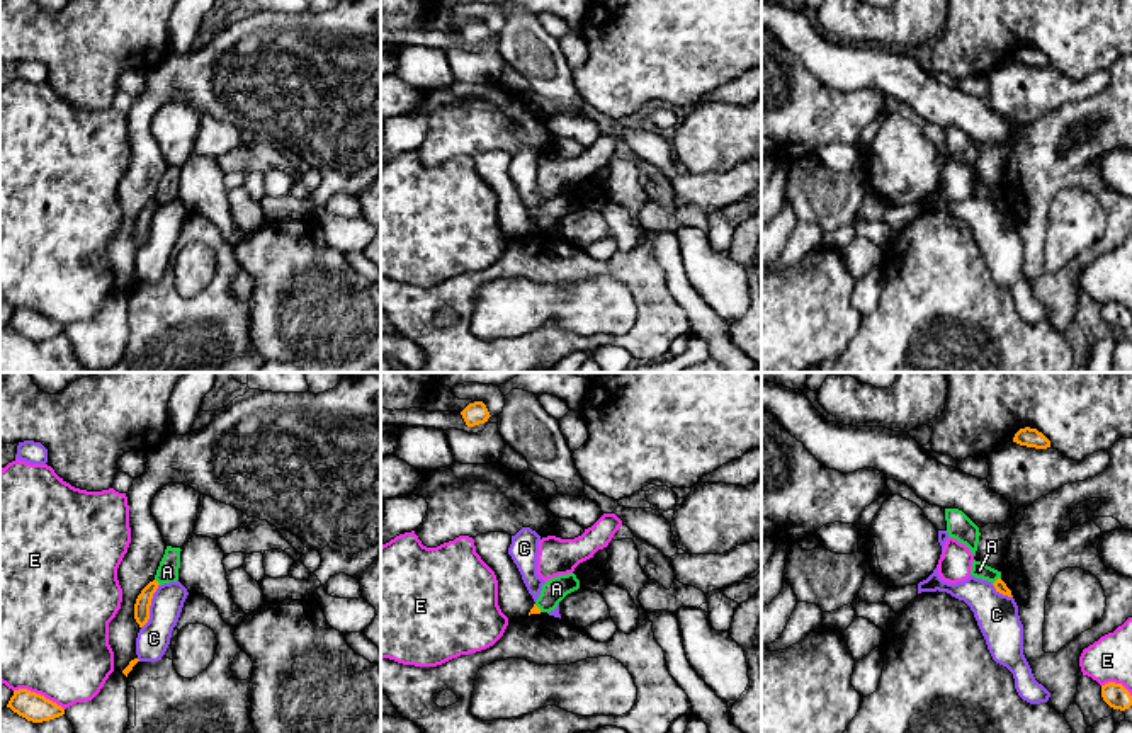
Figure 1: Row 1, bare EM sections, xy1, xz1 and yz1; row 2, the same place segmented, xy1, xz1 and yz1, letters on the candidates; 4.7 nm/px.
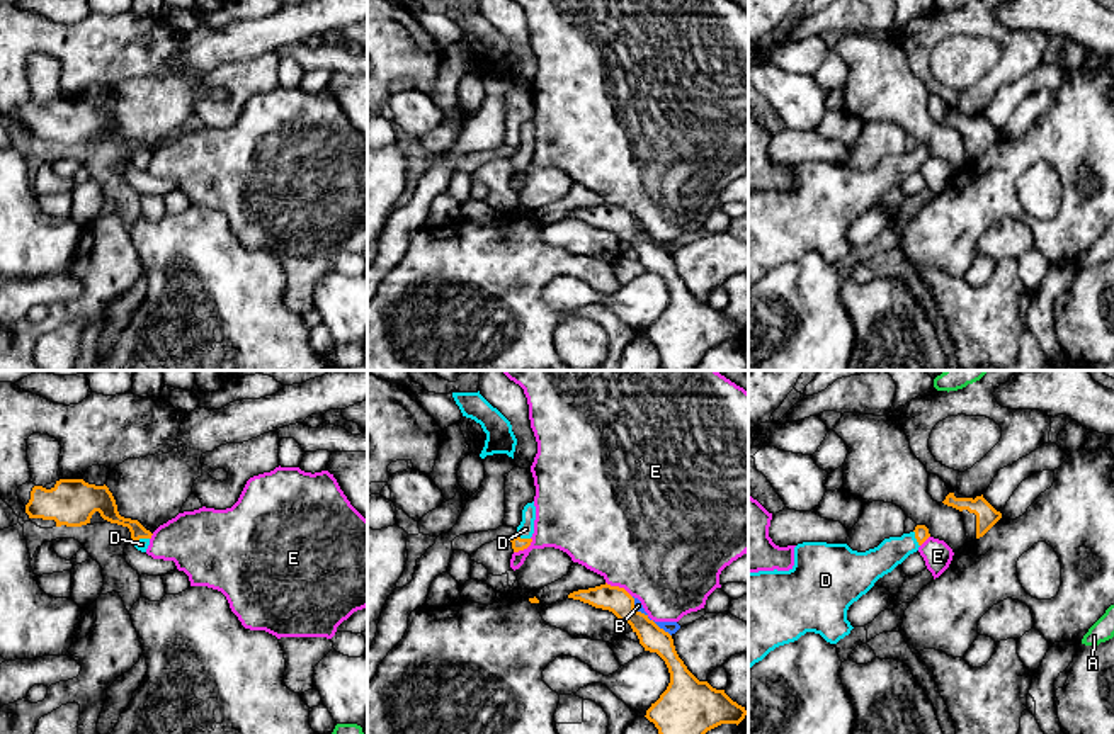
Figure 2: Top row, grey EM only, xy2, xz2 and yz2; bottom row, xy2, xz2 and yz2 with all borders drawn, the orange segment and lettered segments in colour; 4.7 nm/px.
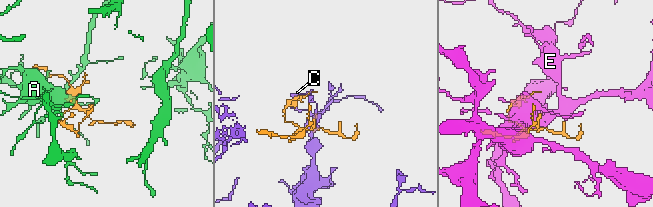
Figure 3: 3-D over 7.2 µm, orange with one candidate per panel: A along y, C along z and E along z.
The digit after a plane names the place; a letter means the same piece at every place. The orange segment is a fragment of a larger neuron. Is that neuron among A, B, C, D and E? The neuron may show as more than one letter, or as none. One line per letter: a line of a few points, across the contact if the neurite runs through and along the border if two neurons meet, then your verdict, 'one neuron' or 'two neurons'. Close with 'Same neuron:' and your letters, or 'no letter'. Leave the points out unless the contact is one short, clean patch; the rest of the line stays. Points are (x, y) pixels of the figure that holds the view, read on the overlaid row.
A: line yz1 (1000, 577), (993, 584); two neurons
B: line xz2 (631, 597), (633, 605), (670, 636); two neurons
C: two neurons
D: line xz2 (517, 544), (522, 539), (526, 529); one neuron
E: two neurons
Same neuron: D

